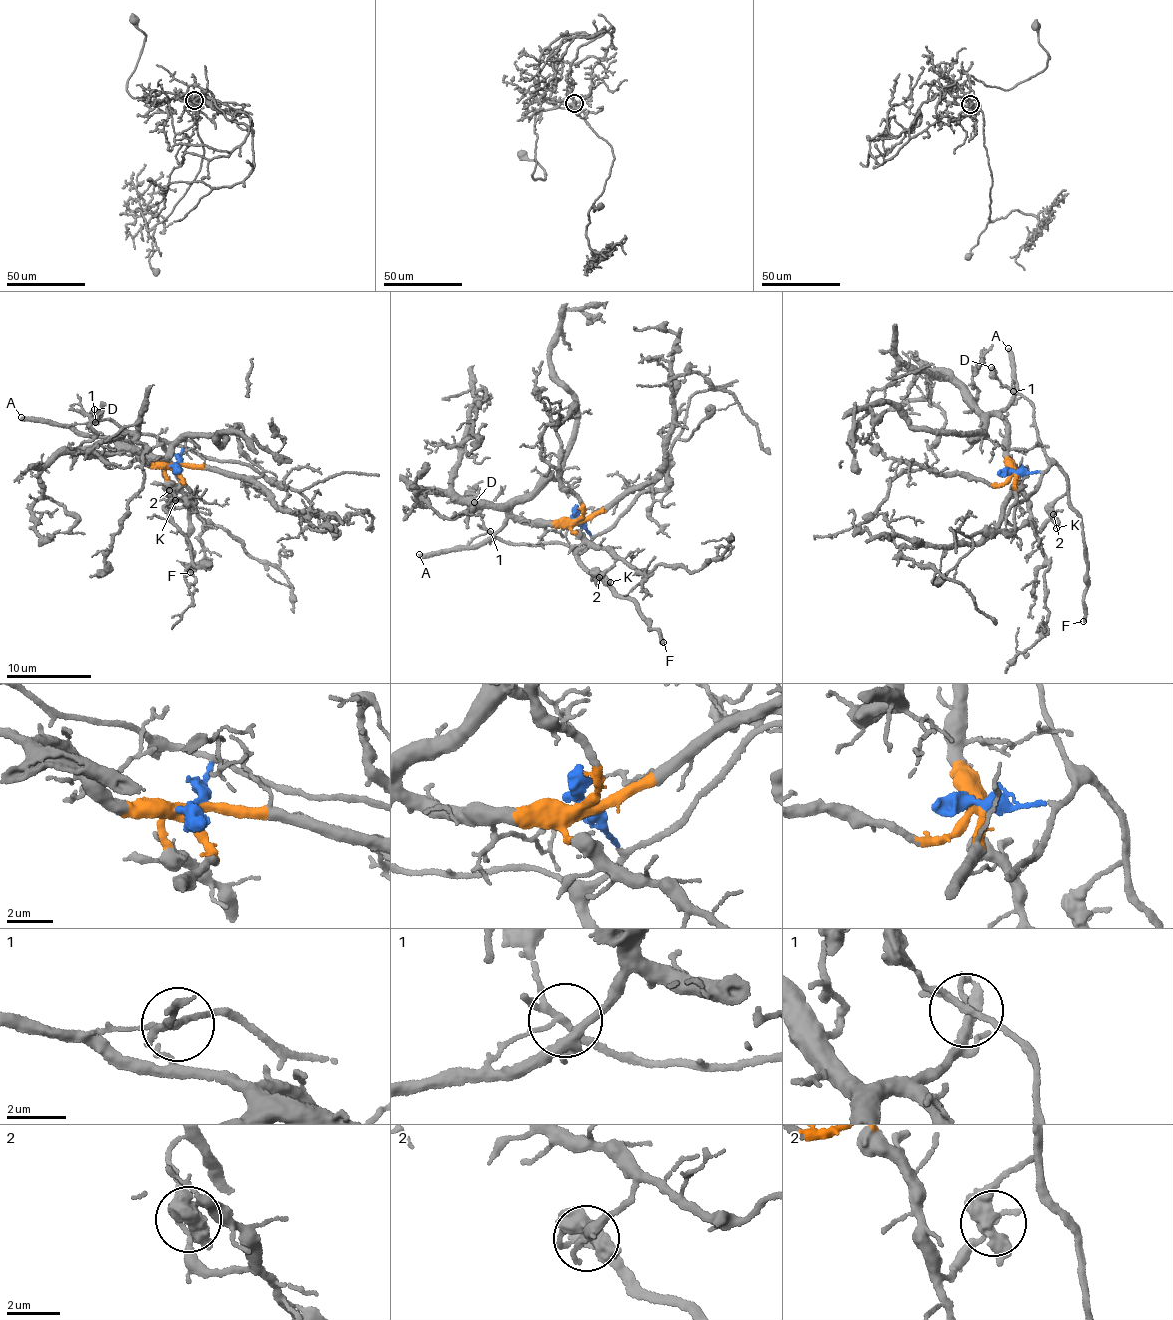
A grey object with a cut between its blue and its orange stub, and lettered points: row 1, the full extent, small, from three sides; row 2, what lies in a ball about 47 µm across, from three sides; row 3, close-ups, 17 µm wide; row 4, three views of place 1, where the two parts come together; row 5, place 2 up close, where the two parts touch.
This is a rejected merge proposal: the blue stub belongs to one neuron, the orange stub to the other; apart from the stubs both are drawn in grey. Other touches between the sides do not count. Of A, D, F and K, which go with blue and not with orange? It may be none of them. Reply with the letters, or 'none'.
D, F, K

